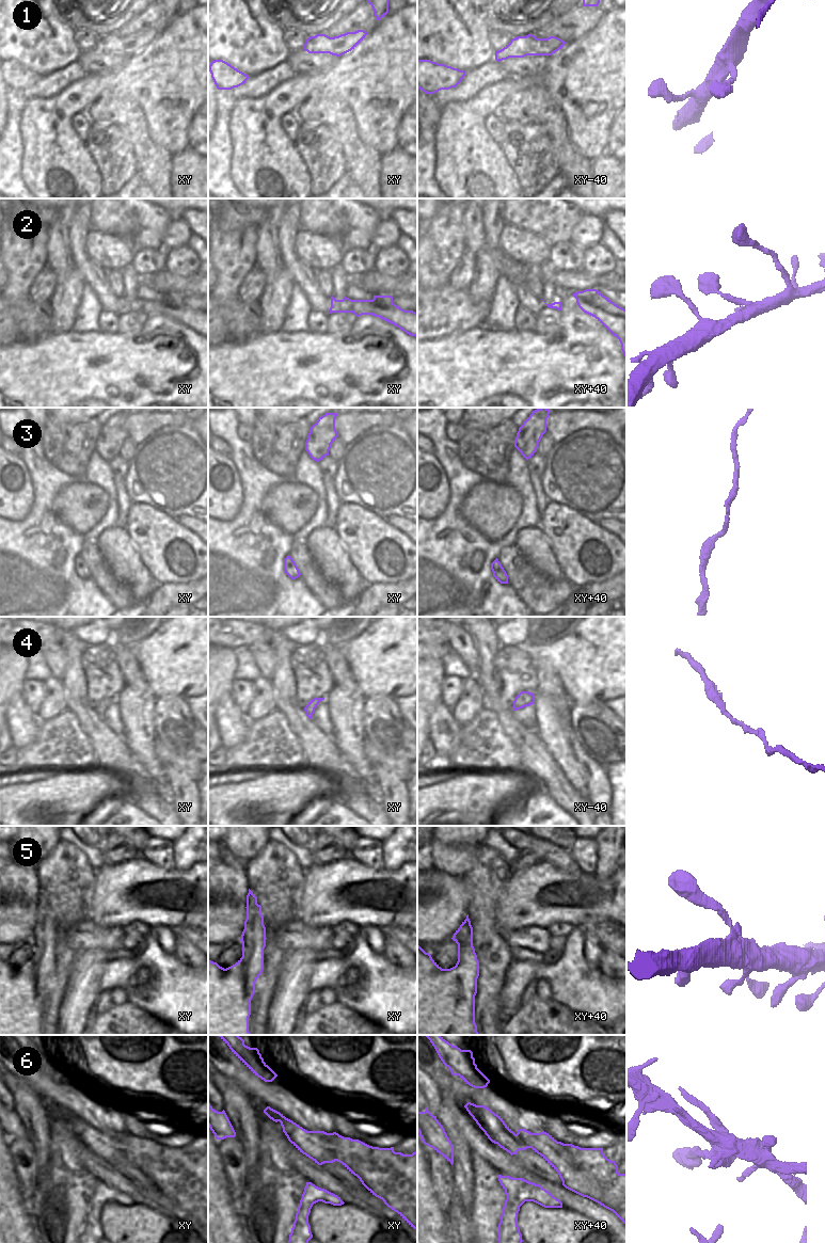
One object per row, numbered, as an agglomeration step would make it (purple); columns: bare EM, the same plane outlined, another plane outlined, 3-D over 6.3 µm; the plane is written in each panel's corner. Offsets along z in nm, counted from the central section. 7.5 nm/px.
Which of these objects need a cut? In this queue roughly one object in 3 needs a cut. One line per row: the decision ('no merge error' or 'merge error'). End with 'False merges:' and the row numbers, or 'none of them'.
1: no merge error
2: no merge error
3: no merge error
4: no merge error
5: no merge error
6: merge error
False merges: 6

